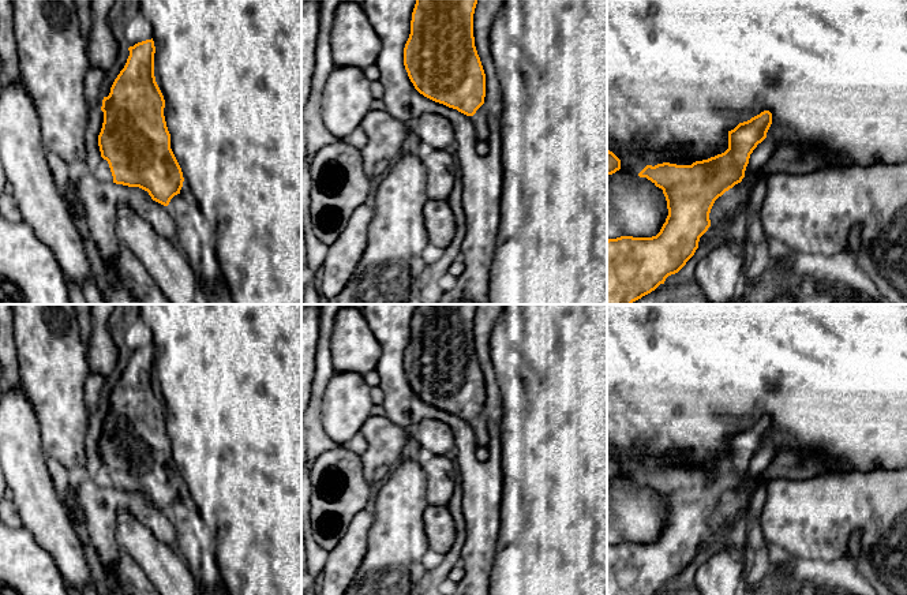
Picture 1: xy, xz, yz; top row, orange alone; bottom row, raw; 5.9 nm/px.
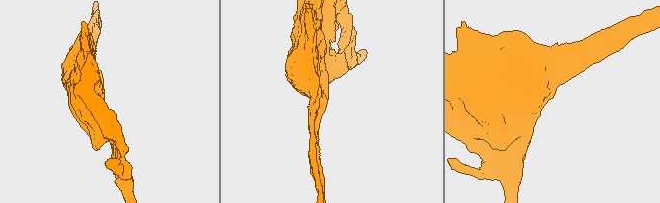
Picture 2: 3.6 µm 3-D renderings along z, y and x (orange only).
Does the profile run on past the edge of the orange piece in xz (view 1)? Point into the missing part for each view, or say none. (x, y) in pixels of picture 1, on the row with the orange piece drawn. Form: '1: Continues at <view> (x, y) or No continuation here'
1: No continuation here

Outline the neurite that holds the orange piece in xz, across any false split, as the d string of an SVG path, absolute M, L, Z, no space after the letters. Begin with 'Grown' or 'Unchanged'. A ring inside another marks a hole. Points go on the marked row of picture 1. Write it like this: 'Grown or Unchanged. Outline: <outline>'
Unchanged. Outline: M416 0L404 66L424 97L473 116L484 104L486 74L475 46L477 0Z

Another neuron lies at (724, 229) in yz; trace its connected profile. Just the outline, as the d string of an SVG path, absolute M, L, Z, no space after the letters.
M723 220L717 224L711 224L708 231L700 237L698 247L711 239L730 239L739 229L741 224L735 220Z

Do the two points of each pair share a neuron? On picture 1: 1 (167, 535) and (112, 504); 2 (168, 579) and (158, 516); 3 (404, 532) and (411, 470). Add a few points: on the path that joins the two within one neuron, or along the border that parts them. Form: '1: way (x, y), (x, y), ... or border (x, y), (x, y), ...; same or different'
1: way (154, 521), (137, 504), (126, 504); same
2: border (138, 520), (169, 546); different
3: way (404, 517), (407, 485); same

